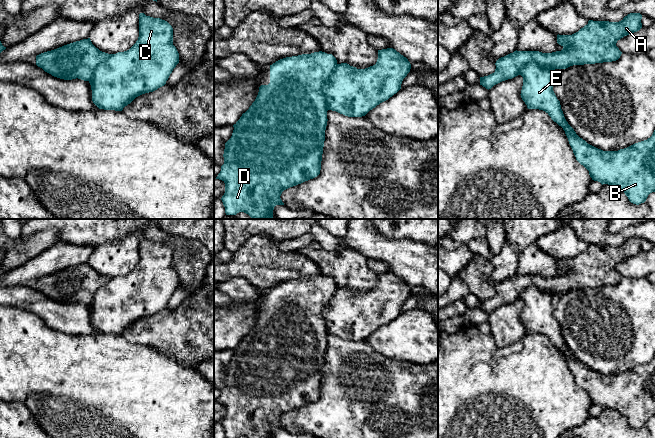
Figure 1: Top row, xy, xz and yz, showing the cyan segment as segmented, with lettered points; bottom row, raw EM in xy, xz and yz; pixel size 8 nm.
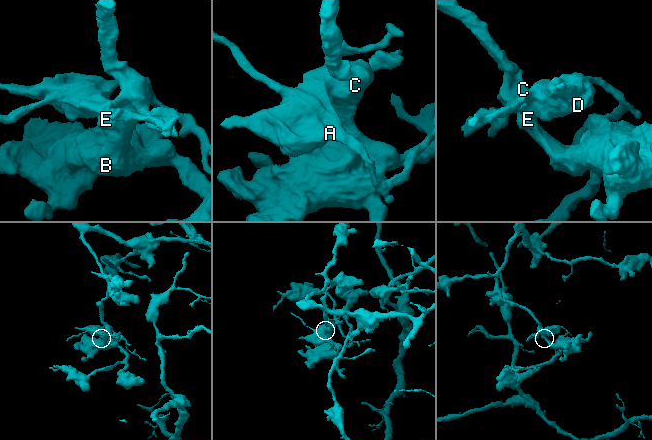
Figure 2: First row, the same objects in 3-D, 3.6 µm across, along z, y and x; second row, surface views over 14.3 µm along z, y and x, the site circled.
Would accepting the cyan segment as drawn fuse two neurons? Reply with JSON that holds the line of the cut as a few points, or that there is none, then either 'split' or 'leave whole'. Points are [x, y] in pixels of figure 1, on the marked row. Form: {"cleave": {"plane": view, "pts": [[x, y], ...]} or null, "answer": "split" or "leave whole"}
{"cleave": {"plane": "xz", "pts": [[338, 64], [323, 87], [328, 109]]}, "answer": "split"}

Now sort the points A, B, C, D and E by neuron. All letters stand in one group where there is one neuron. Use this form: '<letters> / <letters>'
A D / B C E

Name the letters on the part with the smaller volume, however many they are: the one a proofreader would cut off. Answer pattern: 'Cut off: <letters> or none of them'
Cut off: A, D

